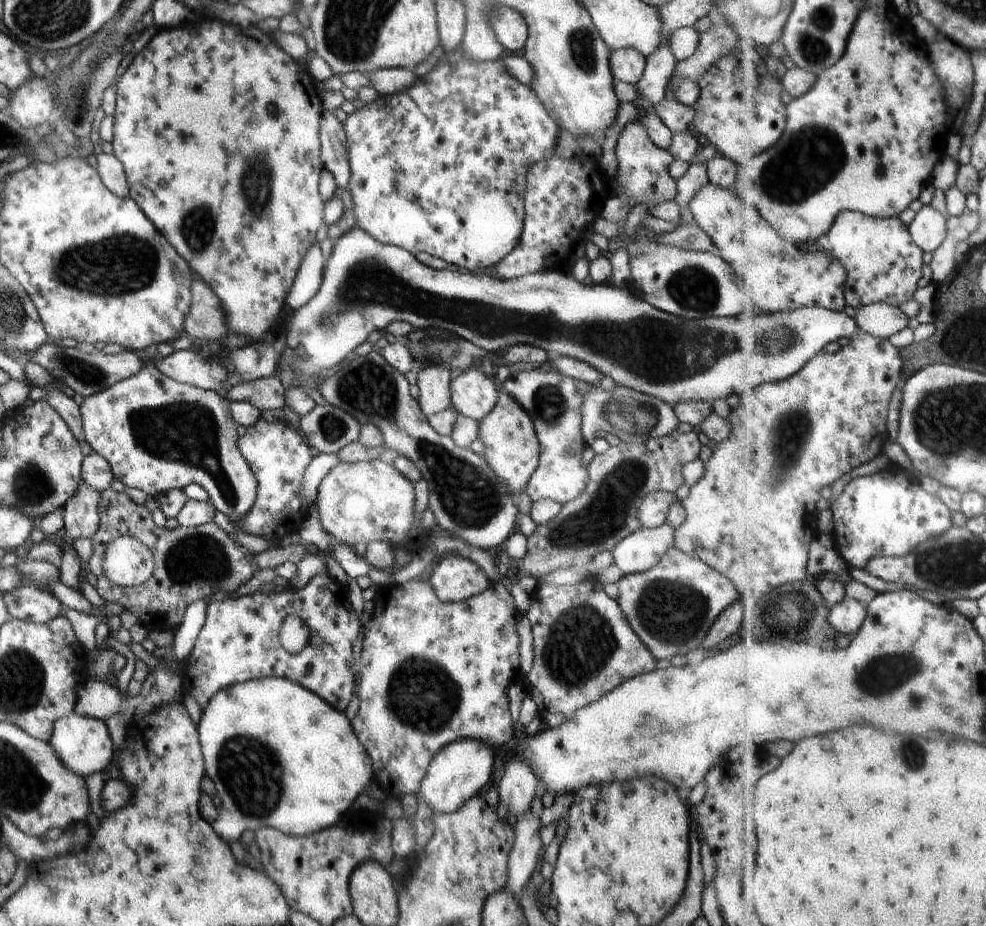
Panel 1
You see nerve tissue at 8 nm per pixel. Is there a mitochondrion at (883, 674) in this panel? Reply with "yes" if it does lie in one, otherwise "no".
yes

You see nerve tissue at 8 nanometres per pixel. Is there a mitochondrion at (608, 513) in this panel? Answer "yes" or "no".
yes

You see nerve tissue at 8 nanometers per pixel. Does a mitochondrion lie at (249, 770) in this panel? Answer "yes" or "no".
yes

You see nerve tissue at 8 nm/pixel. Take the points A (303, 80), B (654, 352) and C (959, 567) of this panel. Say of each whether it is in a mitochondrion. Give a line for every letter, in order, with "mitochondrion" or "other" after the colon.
A: other
B: mitochondrion
C: mitochondrion

